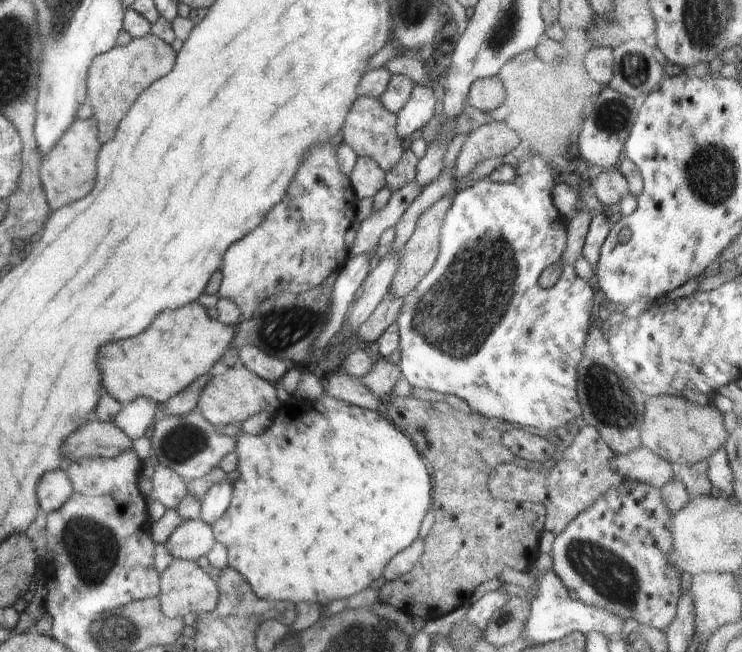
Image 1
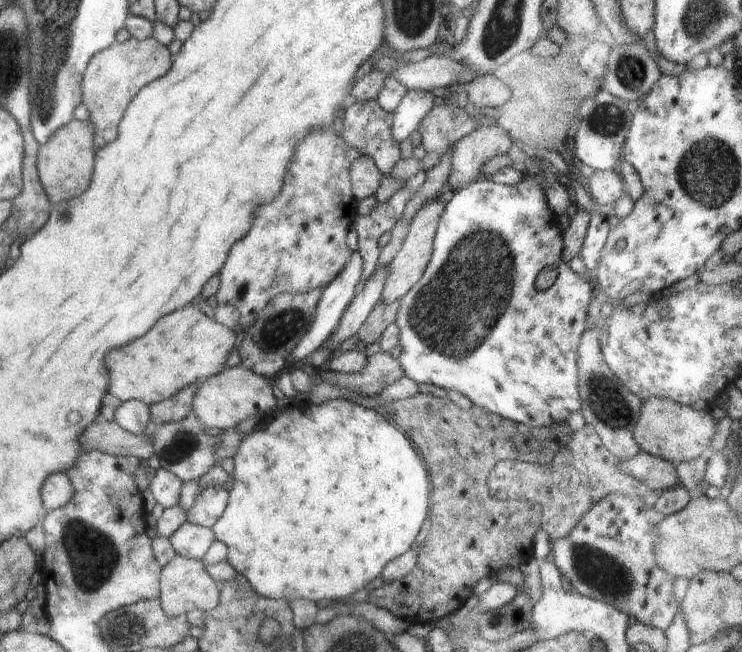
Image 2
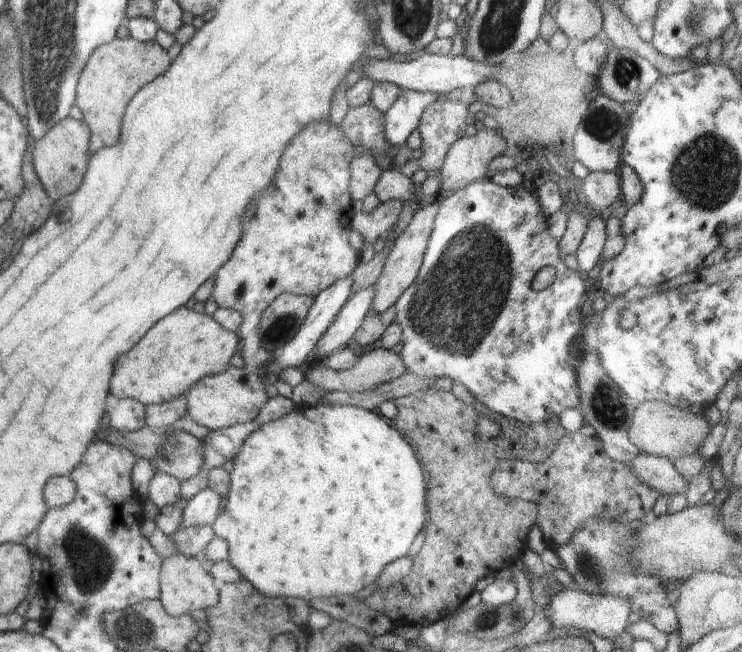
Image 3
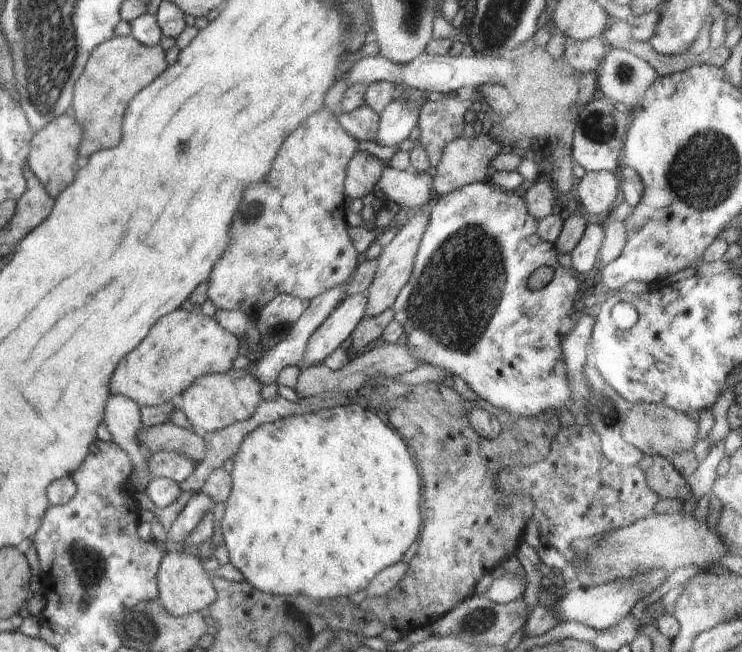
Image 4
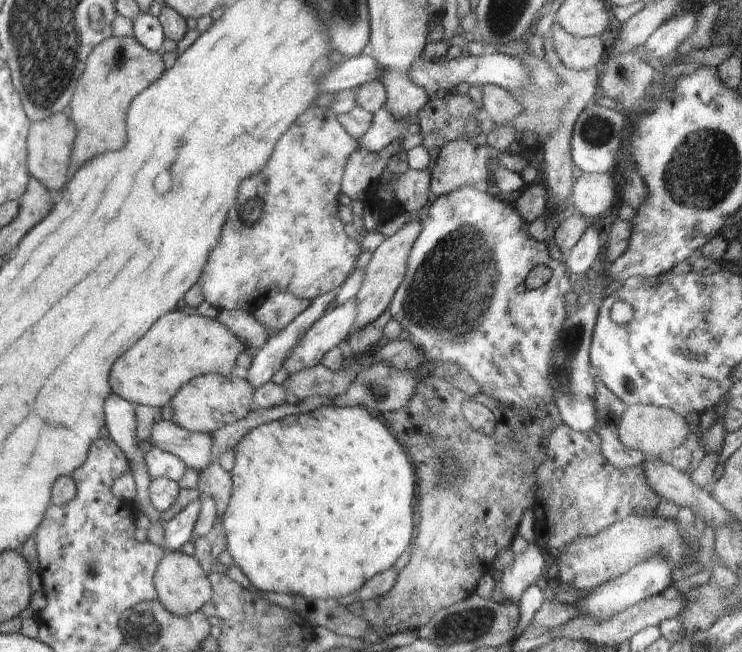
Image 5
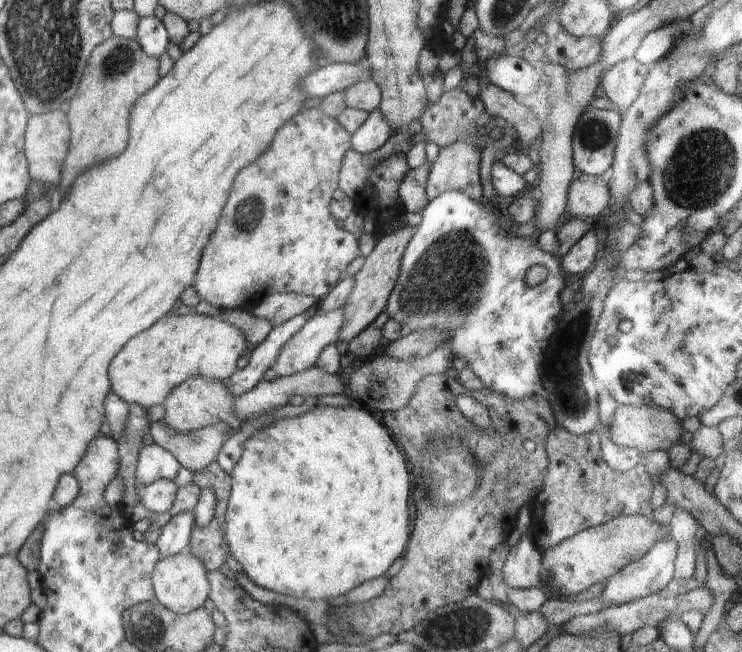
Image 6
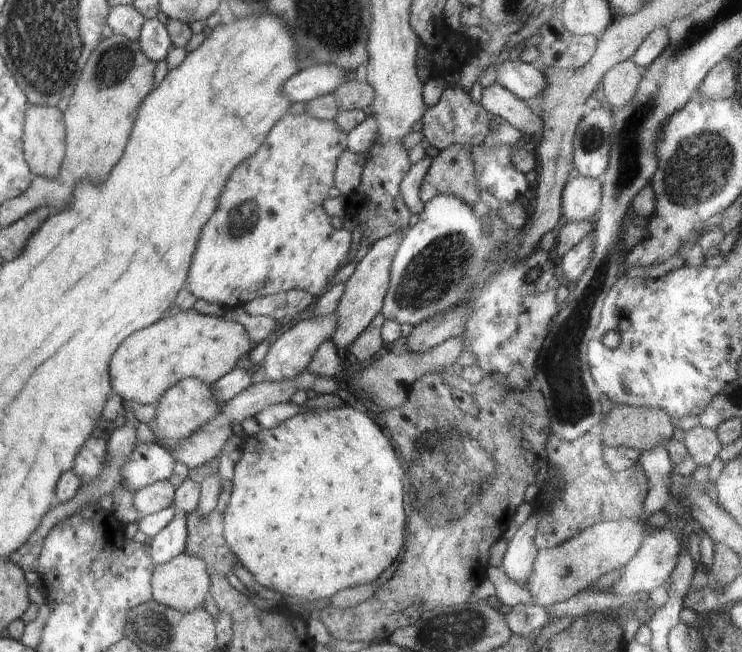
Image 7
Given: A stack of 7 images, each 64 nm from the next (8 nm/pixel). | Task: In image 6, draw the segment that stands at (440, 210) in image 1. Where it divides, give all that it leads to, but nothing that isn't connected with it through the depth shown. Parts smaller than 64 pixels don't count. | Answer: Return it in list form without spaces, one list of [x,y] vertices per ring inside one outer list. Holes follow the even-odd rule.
[[[402,225],[398,230],[383,234],[382,240],[365,257],[364,265],[354,277],[354,290],[343,306],[344,312],[346,312],[344,314],[346,326],[342,326],[342,330],[340,330],[340,348],[344,348],[352,338],[356,338],[357,334],[370,326],[385,310],[392,290],[396,286],[396,280],[398,280],[398,274],[400,274],[400,260],[402,260],[402,254],[406,250],[410,238],[412,238],[412,232],[414,232],[414,226]]]

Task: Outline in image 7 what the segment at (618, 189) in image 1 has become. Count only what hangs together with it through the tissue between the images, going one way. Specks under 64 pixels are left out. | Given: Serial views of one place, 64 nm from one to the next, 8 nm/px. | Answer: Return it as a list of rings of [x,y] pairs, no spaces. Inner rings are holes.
[[[569,178],[561,193],[562,221],[579,222],[595,218],[602,197],[600,179]]]

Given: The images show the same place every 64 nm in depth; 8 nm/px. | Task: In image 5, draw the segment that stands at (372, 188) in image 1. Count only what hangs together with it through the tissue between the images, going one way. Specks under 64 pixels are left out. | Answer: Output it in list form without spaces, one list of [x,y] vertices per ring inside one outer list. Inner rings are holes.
[[[402,139],[378,152],[358,148],[346,161],[342,174],[341,193],[346,201],[364,200],[374,180],[381,178],[392,155],[402,151]]]

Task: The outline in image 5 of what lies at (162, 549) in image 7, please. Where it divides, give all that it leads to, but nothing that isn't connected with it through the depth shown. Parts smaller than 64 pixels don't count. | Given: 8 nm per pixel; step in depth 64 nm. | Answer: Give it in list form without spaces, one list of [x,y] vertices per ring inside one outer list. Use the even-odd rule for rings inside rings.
[[[202,497],[196,498],[168,522],[163,523],[164,551],[174,553],[189,547],[195,522],[200,514],[200,506],[202,506]]]

